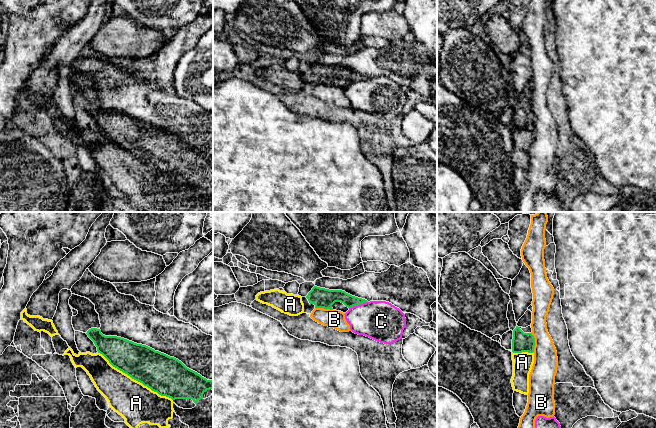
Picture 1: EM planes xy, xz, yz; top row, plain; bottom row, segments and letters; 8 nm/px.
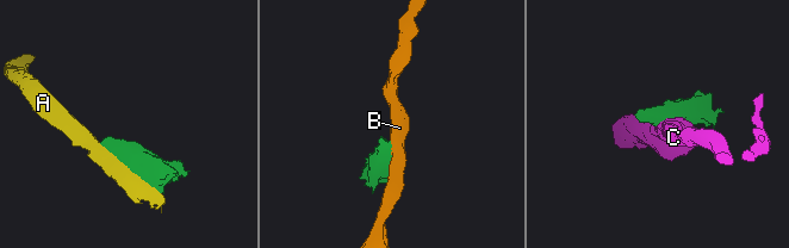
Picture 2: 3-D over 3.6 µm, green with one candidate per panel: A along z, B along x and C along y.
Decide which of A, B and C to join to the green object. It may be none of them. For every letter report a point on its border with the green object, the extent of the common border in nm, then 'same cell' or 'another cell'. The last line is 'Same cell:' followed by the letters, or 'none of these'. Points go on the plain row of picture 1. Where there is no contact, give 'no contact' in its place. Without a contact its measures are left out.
A: xy (135, 155) | 700 nm | another cell
B: yz (534, 119) | 160 nm | another cell
C: xz (358, 80) | 160 nm | another cell
Same cell: none of these

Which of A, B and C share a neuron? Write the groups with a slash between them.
A / B / C

